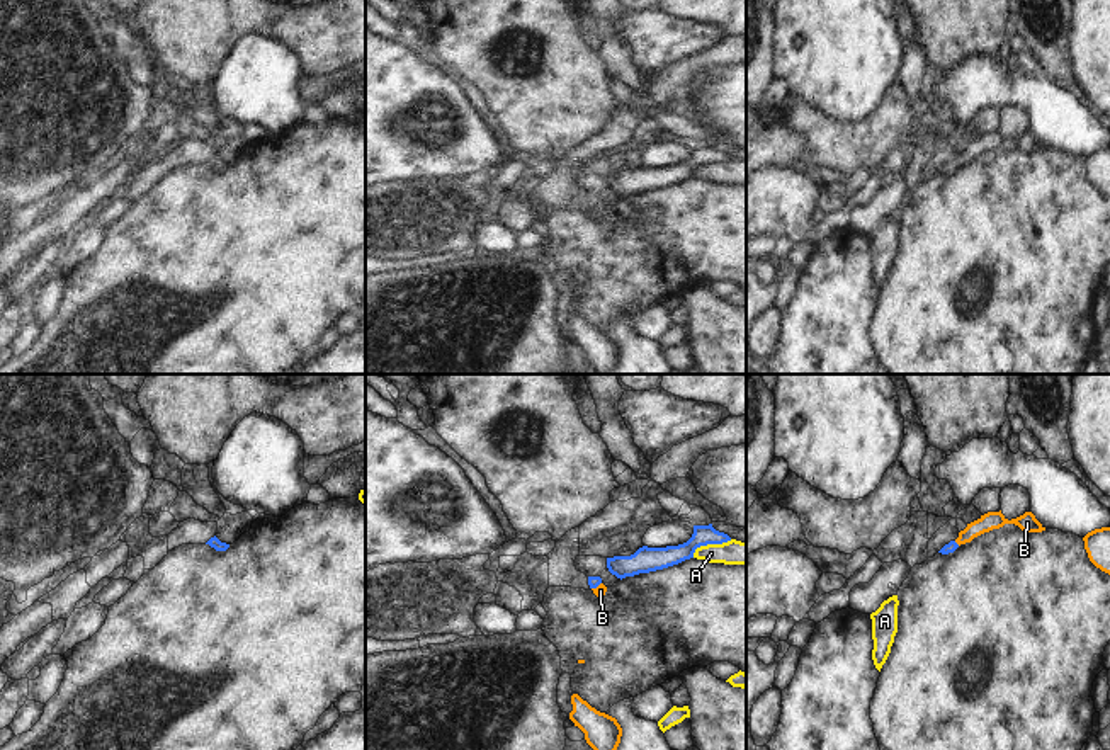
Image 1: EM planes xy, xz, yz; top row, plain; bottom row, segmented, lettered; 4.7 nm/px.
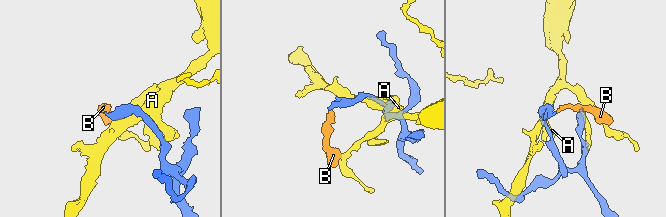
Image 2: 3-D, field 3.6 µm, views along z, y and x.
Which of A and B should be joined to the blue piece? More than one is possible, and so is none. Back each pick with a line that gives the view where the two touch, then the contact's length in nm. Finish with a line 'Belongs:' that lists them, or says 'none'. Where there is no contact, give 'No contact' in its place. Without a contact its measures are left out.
B: Touches blue in xz. Shared border 60 nm
Belongs: B

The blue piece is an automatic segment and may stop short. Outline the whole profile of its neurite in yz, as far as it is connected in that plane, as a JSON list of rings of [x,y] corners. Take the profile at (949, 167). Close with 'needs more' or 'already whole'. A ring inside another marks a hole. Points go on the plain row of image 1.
[[[1001,129],[1000,131],[988,131],[981,134],[977,139],[967,143],[964,150],[959,151],[955,160],[945,163],[938,172],[949,173],[954,172],[960,163],[971,162],[974,156],[989,151],[993,148],[1000,148],[1005,143],[1015,143],[1023,151],[1042,151],[1045,146],[1035,138],[1032,131],[1025,131],[1023,134],[1008,139]]]; needs more

